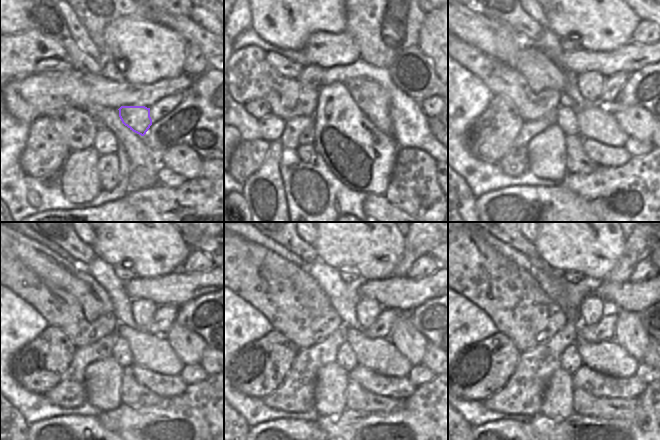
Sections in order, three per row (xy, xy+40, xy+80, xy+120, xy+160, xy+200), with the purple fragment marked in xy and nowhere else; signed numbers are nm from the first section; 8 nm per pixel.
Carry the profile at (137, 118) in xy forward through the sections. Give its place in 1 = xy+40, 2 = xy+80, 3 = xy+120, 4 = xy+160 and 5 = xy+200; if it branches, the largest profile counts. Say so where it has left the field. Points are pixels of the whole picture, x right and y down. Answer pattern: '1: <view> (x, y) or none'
1: xy+40 (358, 114)
2: xy+80 (590, 84)
3: xy+120 (143, 310)
4: xy+160 (367, 310)
5: xy+200 (592, 308)

